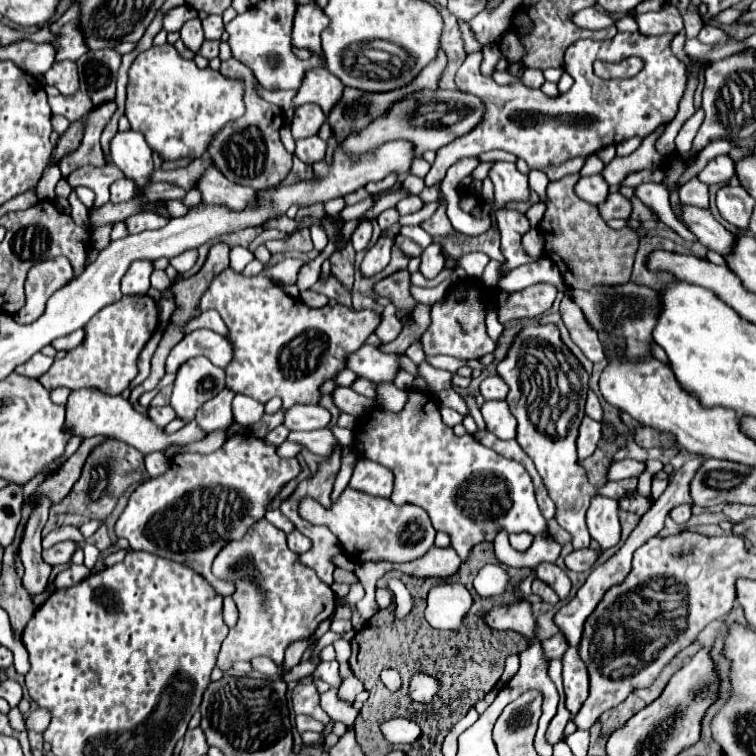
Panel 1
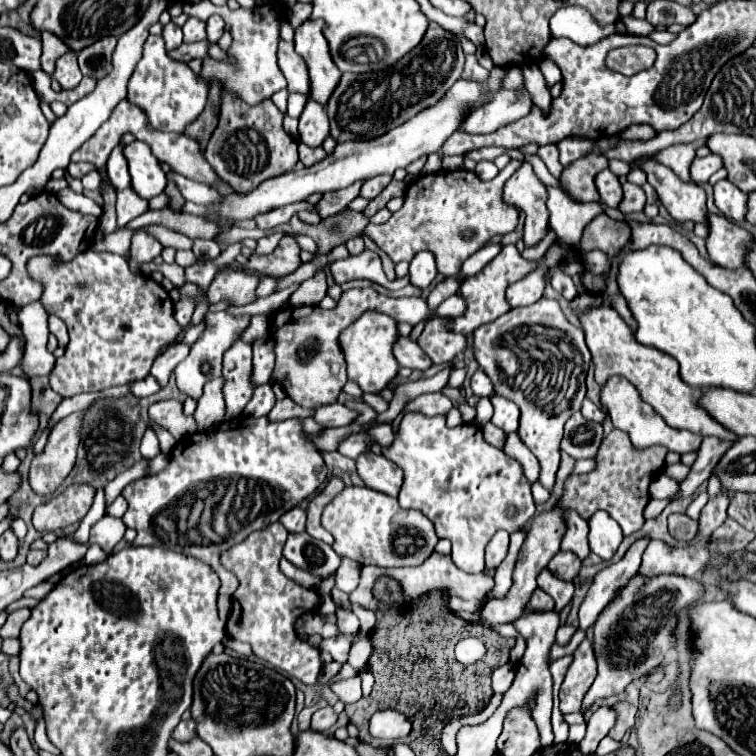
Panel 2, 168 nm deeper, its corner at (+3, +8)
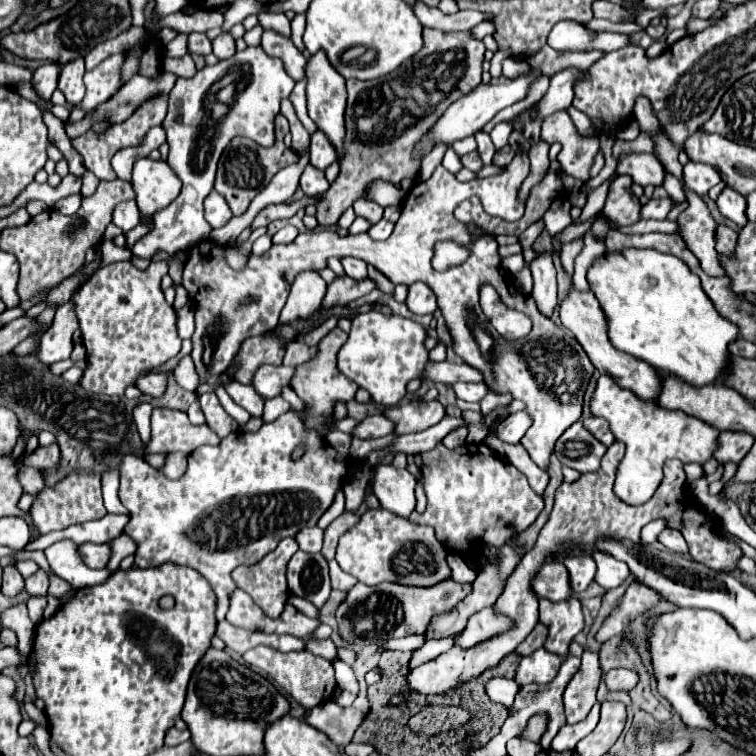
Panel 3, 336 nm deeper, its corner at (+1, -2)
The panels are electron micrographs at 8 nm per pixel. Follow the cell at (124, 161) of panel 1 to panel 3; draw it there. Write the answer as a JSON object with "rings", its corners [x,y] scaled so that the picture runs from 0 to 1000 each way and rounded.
{"rings":[[[185,209],[177,217],[175,246],[185,280],[201,286],[204,280],[220,275],[228,265],[235,262],[241,241],[220,214]]]}

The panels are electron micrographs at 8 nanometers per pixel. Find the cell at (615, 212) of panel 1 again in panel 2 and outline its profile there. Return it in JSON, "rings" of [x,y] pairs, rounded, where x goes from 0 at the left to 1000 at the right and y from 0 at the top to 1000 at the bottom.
{"rings":[[[825,241],[823,243],[823,251],[825,251],[825,262],[817,272],[817,278],[823,283],[833,283],[833,280],[847,280],[852,275],[852,267],[854,267],[854,259],[852,259],[852,251],[841,243],[833,243],[833,241]]]}

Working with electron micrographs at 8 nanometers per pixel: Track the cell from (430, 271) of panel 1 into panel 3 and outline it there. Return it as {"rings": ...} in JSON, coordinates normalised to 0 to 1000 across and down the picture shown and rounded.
{"rings":[[[548,373],[545,378],[540,378],[537,405],[540,405],[540,410],[545,415],[556,415],[556,418],[574,415],[579,410],[577,392],[561,373]]]}

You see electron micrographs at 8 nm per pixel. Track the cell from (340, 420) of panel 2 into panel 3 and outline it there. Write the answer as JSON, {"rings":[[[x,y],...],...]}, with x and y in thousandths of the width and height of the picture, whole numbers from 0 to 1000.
{"rings":[[[497,548],[497,550],[487,550],[471,569],[468,577],[474,579],[503,579],[503,577],[513,577],[521,571],[521,558],[516,553],[511,553],[508,548]]]}

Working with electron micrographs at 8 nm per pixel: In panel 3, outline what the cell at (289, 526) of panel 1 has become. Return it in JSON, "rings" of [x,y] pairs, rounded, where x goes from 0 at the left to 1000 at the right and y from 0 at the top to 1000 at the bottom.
{"rings":[[[421,696],[415,698],[399,698],[392,709],[392,717],[397,722],[397,728],[418,733],[426,728],[426,701]]]}

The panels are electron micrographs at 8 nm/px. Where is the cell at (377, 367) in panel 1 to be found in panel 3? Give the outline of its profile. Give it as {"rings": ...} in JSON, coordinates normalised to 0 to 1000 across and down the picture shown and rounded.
{"rings":[[[582,479],[582,481],[563,481],[563,495],[558,503],[569,505],[587,505],[587,508],[601,508],[606,503],[611,505],[640,505],[638,492],[619,481],[598,481],[598,479]]]}

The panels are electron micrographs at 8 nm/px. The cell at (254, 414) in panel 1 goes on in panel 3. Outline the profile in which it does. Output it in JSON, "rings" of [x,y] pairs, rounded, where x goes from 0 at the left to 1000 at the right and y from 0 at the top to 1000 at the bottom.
{"rings":[[[370,524],[368,526],[360,526],[360,529],[352,529],[352,540],[349,540],[347,556],[349,558],[360,558],[360,556],[365,556],[370,548],[376,548],[381,542],[384,542],[384,534],[376,532]]]}

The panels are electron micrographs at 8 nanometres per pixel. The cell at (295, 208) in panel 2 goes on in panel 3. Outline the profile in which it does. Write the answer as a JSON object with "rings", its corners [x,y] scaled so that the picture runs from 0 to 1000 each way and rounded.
{"rings":[[[286,251],[278,254],[278,259],[270,267],[270,275],[272,275],[272,291],[280,302],[291,302],[307,288],[307,280],[304,280],[299,265]]]}

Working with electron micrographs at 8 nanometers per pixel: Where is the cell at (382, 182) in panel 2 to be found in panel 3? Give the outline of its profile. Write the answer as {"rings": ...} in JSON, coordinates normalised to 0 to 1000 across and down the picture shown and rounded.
{"rings":[[[471,265],[468,267],[468,280],[471,286],[479,286],[489,291],[489,296],[500,296],[505,288],[505,275],[497,267],[484,267],[484,265]]]}

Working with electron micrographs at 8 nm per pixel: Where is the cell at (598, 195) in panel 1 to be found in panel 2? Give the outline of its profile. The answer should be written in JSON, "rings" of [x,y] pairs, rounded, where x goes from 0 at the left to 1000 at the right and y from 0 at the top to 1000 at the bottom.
{"rings":[[[796,225],[794,230],[788,230],[786,243],[788,243],[788,251],[794,257],[794,265],[802,272],[815,275],[817,267],[823,265],[823,246],[820,246],[817,235],[807,225]]]}

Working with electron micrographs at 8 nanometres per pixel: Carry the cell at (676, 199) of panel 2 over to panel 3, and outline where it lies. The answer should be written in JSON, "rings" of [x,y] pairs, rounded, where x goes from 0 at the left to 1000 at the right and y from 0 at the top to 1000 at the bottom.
{"rings":[[[836,201],[825,204],[823,212],[817,212],[817,230],[831,230],[839,235],[841,243],[847,246],[876,246],[878,238],[878,220],[865,204],[849,204],[849,201]]]}

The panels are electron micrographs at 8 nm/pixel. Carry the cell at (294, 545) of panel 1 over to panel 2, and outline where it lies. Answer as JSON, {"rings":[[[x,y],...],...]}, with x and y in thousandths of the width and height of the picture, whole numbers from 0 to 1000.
{"rings":[[[381,706],[376,735],[389,746],[413,759],[431,765],[434,759],[444,757],[450,749],[450,735],[434,733],[434,720],[426,714],[413,712],[410,706]]]}

